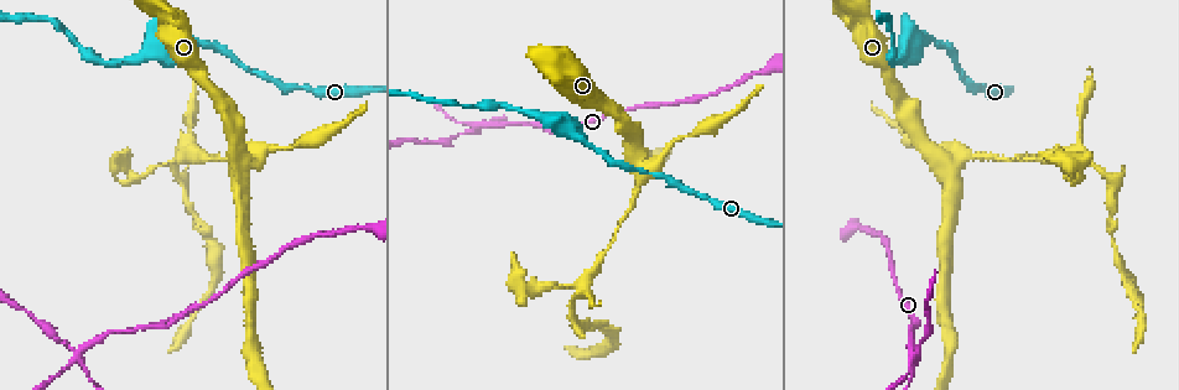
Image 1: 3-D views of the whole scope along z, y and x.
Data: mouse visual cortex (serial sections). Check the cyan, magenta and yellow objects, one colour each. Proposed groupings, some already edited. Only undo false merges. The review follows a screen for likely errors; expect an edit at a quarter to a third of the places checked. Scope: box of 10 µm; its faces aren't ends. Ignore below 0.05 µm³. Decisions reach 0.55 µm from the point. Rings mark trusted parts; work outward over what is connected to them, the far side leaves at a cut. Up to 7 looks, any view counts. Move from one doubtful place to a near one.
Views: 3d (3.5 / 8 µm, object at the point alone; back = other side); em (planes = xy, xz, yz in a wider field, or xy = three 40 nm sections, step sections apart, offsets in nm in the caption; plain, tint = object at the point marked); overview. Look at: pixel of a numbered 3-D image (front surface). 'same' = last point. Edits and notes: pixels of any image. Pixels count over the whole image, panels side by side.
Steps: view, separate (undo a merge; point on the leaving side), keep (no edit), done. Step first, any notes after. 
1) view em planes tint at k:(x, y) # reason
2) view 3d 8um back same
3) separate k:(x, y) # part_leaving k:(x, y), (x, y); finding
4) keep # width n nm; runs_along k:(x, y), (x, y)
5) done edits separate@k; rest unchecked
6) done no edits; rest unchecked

view 3d 8um at 1:(917, 39)

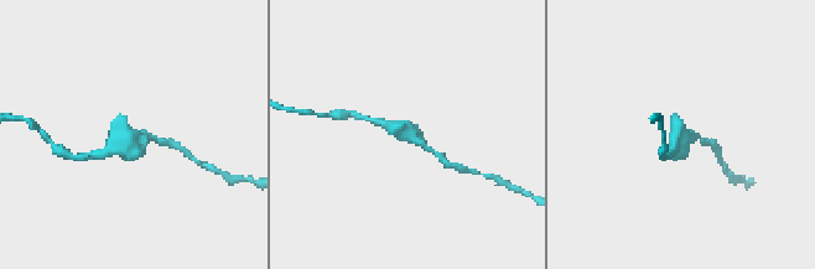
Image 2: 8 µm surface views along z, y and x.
view 3d 3.5um same

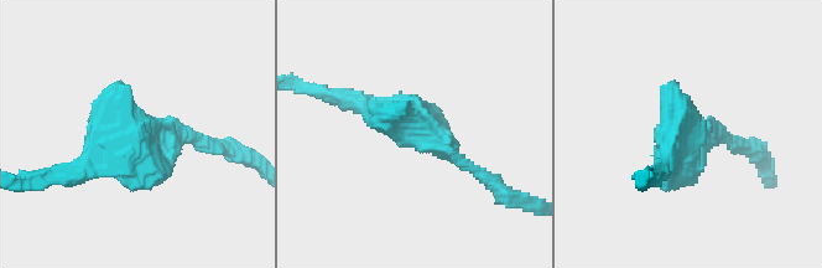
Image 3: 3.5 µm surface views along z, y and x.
view em xy step 1 tint at 3:(695, 136)

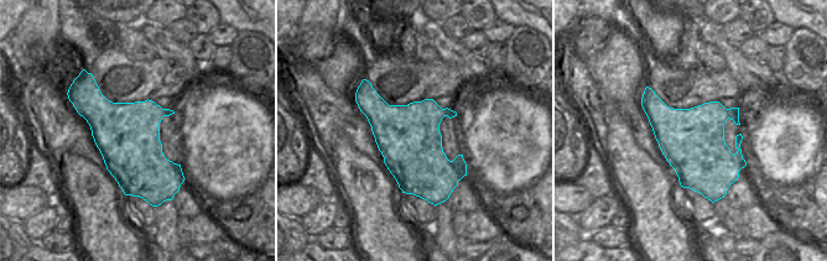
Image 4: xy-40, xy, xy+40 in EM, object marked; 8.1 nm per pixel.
keep # runs_along 3:(474, 169), (399, 112), (338, 96); one cell here

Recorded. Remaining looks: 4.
view 3d 8um at 1:(633, 162) # four-way junction

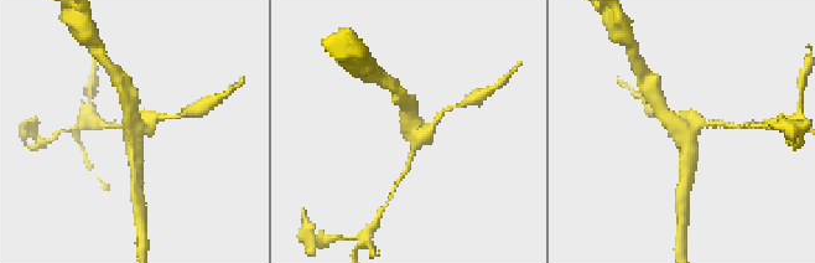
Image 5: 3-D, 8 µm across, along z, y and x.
view 3d 3.5um same # closer look

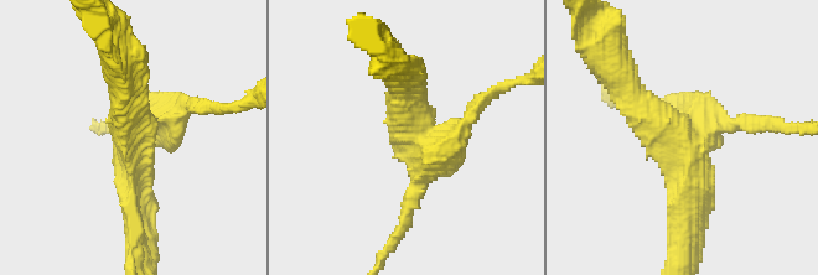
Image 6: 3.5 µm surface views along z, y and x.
view em xy step 5 tint at 6:(681, 139) # need the tissue

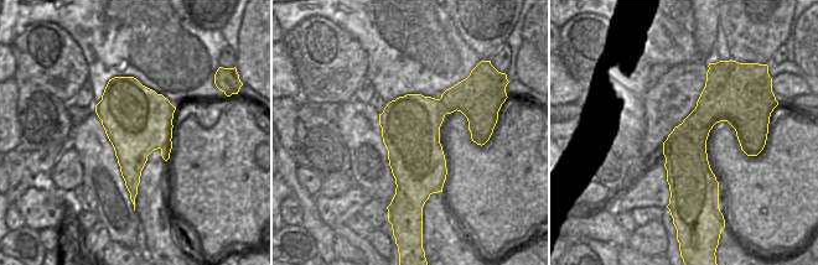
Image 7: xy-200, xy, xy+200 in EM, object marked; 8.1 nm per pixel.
separate 6:(455, 164) # width 480 nm; part_leaving 6:(410, 154), (423, 176), (384, 252); two cells meet here

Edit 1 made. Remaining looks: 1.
done edits separate@6; rest unchecked

